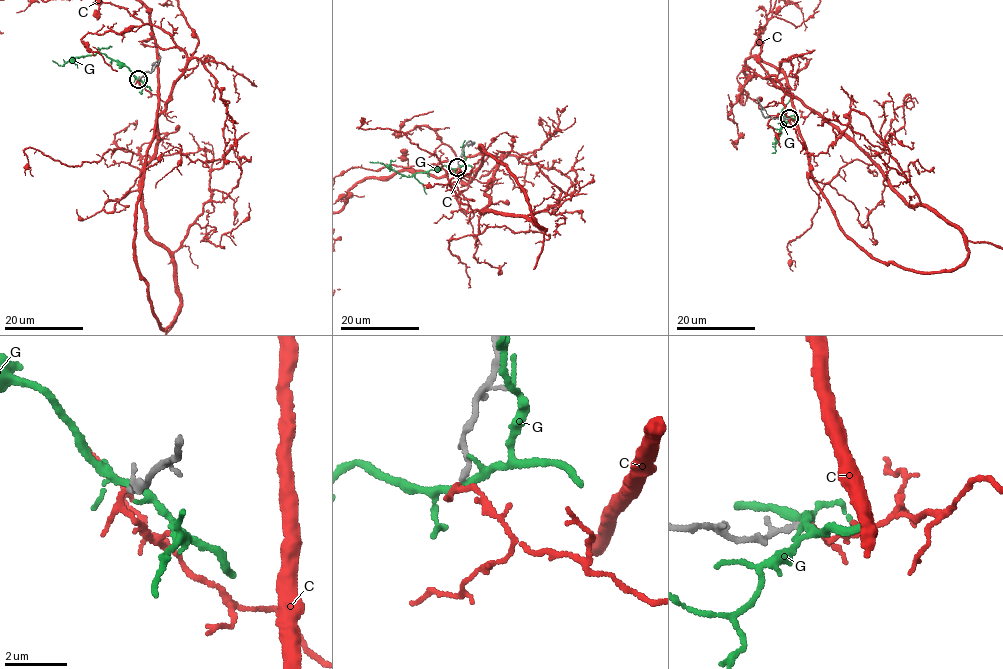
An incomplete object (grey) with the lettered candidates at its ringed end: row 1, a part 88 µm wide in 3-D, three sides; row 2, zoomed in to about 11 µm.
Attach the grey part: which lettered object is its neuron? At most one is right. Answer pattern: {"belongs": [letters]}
{"belongs": ["C"]}

